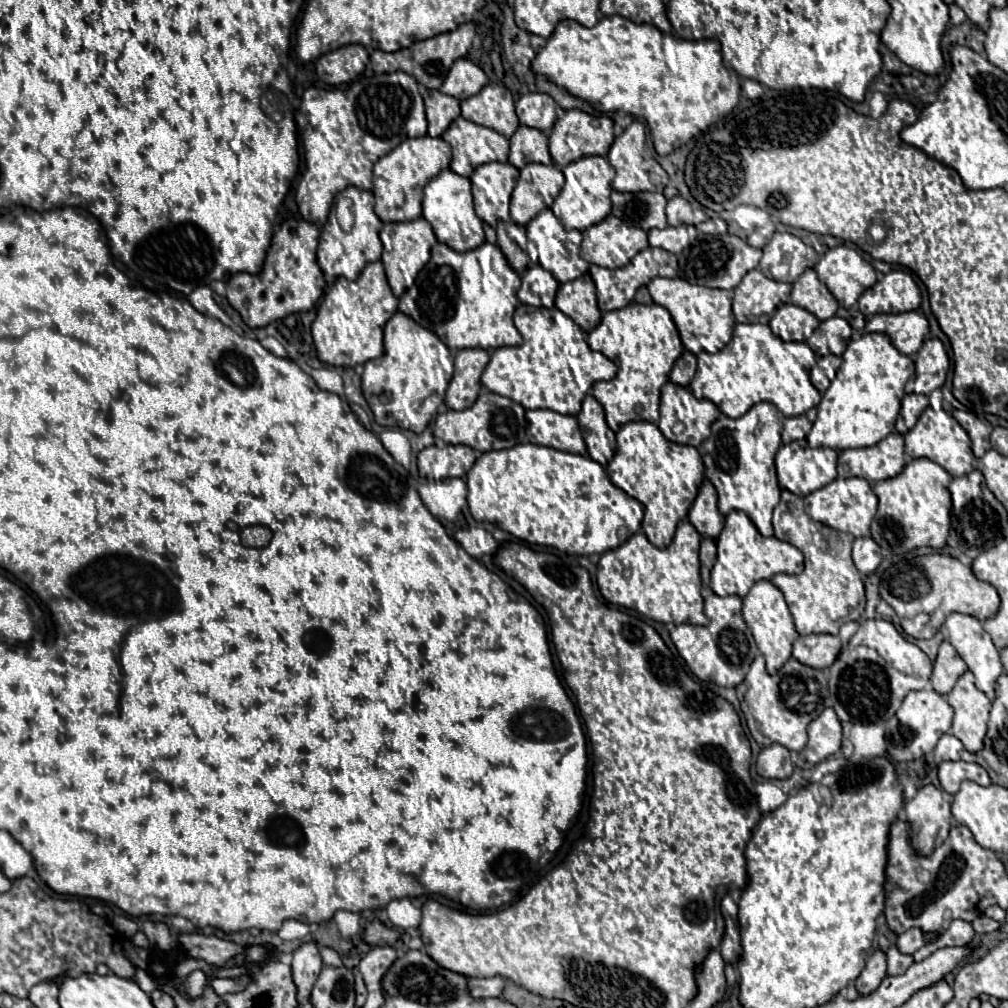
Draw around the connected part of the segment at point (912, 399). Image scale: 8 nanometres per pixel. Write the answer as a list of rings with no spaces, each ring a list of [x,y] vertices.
[[[905,395],[903,403],[901,403],[901,415],[897,419],[897,431],[905,433],[909,429],[913,429],[913,425],[917,423],[919,415],[929,407],[929,399],[927,395]]]

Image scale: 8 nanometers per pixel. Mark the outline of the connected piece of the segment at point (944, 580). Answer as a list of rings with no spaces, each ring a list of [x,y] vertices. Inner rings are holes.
[[[941,553],[903,559],[887,569],[883,573],[881,597],[895,609],[903,631],[915,639],[931,639],[953,611],[985,621],[999,609],[999,595],[989,583],[979,581],[971,567]]]

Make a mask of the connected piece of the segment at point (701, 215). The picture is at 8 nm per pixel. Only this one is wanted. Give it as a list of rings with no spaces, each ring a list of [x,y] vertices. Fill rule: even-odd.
[[[683,197],[669,199],[665,213],[669,225],[697,225],[708,219],[703,208],[692,207]]]

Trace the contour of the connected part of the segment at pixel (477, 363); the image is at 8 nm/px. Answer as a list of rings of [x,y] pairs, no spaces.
[[[461,349],[455,357],[455,373],[449,383],[445,405],[453,411],[469,409],[481,391],[481,373],[487,367],[489,353],[483,349]]]

